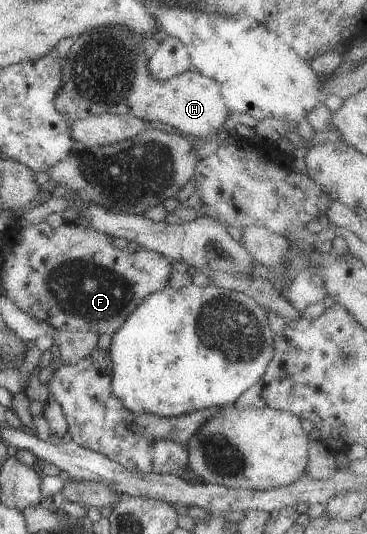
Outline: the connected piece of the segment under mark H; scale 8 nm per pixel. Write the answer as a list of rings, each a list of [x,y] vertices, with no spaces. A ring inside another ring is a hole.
[[[124,25],[99,26],[74,38],[66,58],[61,59],[62,84],[56,93],[56,110],[69,123],[73,123],[76,119],[85,119],[104,113],[132,115],[156,125],[165,125],[180,130],[182,134],[191,134],[200,138],[208,138],[208,140],[216,139],[216,130],[222,128],[230,115],[219,84],[196,70],[184,71],[178,76],[163,81],[155,79],[149,68],[144,66],[146,54],[140,50],[136,52],[136,46],[138,46],[136,42],[138,38]],[[124,60],[134,60],[132,66],[128,68],[130,72],[124,72]]]

